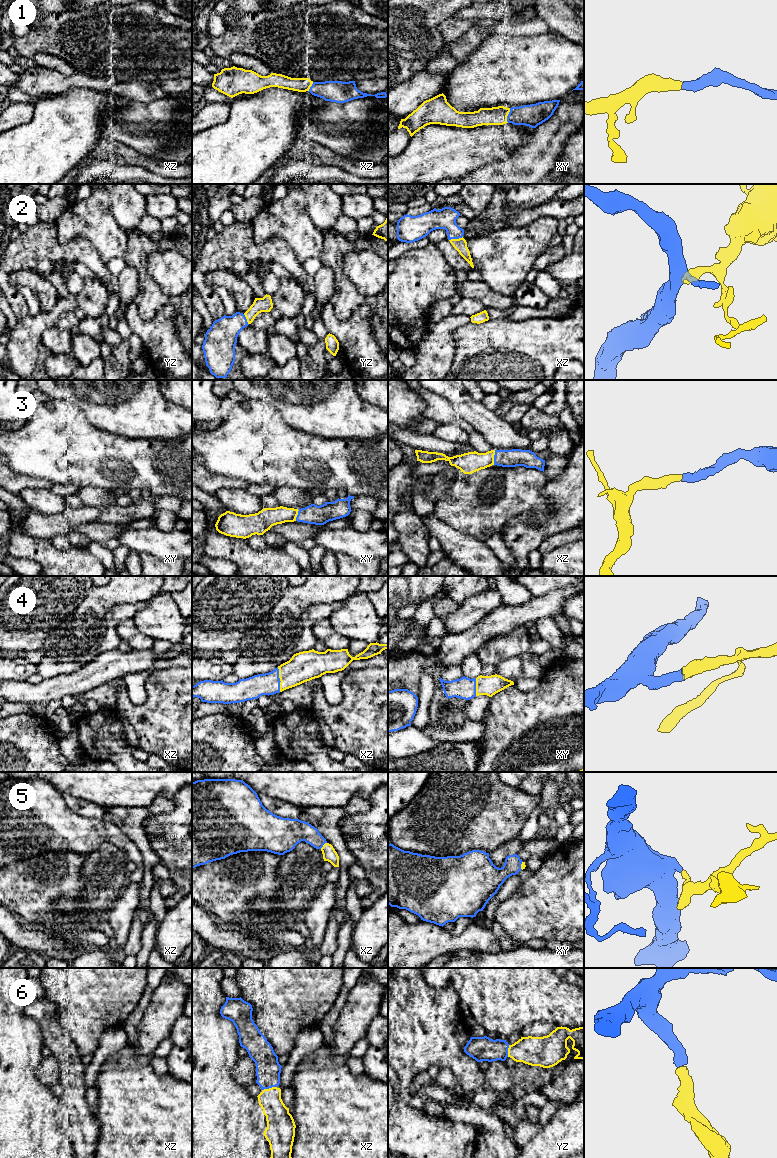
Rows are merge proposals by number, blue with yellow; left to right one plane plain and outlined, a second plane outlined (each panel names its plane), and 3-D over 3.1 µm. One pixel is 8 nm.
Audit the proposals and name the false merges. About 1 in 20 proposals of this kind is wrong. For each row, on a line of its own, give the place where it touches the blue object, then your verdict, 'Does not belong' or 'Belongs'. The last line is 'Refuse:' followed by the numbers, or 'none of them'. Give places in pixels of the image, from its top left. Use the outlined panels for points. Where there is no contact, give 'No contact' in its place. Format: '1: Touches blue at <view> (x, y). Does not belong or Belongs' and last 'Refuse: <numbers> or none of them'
1: Touches blue at xy (508, 115). Belongs
2: Touches blue at xz (455, 238). Belongs
3: Touches blue at xz (494, 457). Belongs
4: Touches blue at xz (279, 679). Belongs
5: Touches blue at xz (323, 844). Belongs
6: Touches blue at xz (269, 1087). Belongs
Refuse: none of them

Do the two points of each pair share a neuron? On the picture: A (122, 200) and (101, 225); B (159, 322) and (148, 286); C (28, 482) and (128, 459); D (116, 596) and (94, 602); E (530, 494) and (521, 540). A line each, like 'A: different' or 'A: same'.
A: different
B: different
C: different
D: same
E: different

